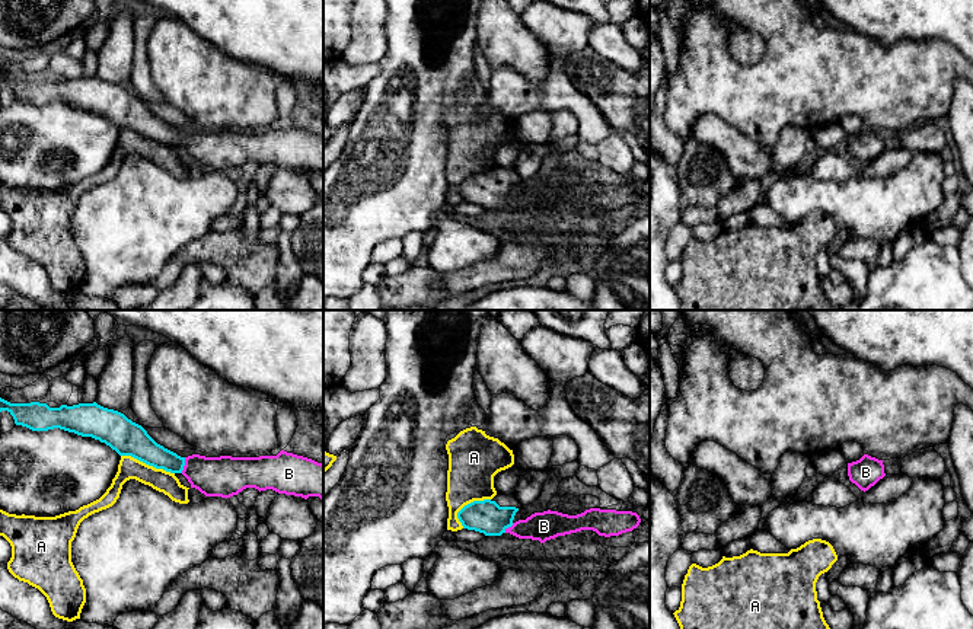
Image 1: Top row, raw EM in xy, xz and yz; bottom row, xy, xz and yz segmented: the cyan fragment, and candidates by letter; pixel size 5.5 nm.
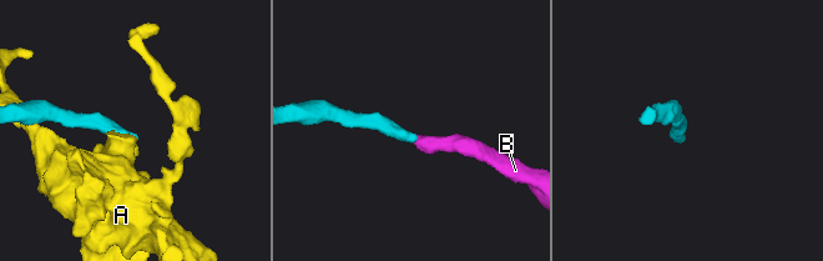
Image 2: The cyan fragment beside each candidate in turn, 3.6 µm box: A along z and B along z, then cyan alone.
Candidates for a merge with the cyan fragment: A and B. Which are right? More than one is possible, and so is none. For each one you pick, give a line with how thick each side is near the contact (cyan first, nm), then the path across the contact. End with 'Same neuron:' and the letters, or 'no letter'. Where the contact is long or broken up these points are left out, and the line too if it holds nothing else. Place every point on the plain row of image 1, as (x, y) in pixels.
B: 150 nm thick on the cyan side, 220 nm on the other; runs through xy (143, 121), (159, 131), (184, 139), (211, 150), (225, 150)
Same neuron: B

